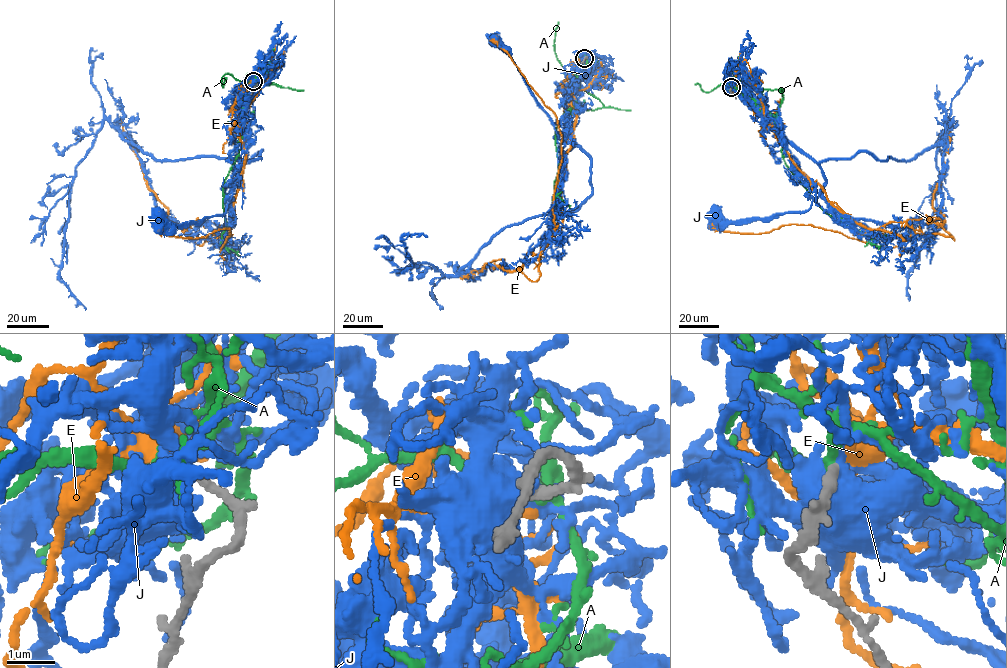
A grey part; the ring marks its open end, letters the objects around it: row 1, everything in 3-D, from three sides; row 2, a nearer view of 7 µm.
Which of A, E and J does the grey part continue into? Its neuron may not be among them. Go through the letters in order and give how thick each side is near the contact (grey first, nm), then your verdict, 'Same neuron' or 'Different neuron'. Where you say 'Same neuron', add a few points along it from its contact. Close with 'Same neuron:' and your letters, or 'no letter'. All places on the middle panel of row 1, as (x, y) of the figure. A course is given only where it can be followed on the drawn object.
A: Thickness 200 nm (grey) against 170 nm. Different neuron
E: Thickness 180 nm (grey) against 320 nm. Same neuron. Its course: (583, 58), (581, 73), (563, 83), (576, 123), (558, 230), (557, 118), (494, 40)
J: Thickness 240 nm (grey) against 500 nm. Different neuron
Same neuron: E

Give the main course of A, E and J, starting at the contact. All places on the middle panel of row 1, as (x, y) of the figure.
A: (584, 58), (587, 62), (574, 89), (572, 110), (556, 127), (558, 170), (552, 222)
E: (583, 58), (581, 73), (563, 83), (576, 123), (558, 230), (557, 118), (494, 40)
J: (584, 58), (568, 89), (566, 123), (573, 145), (563, 153), (565, 144), (551, 119), (513, 60), (493, 41)

